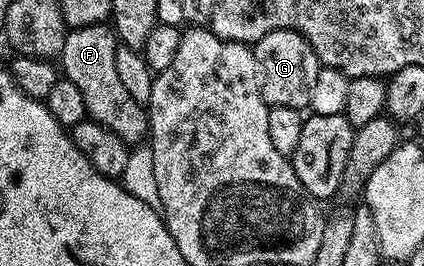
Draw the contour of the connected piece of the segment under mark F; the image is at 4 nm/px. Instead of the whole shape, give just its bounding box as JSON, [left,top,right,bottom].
[58,25,149,144]

